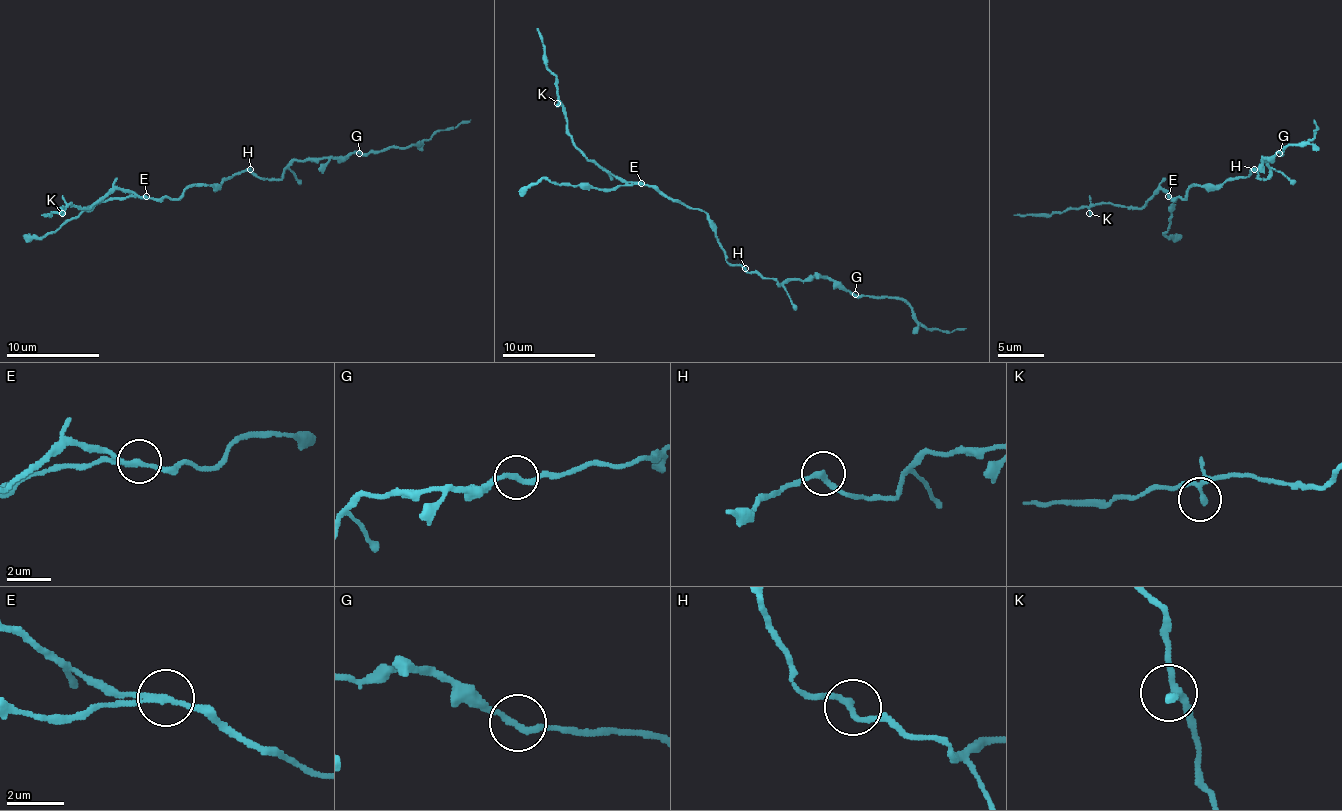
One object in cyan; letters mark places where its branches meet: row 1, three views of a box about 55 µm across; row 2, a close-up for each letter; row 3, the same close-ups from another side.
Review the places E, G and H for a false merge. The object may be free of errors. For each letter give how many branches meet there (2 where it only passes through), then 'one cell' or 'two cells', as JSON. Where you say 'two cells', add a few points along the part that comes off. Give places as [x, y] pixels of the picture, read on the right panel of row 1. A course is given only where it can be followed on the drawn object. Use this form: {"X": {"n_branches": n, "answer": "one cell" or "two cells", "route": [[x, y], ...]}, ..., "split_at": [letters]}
{"E": {"n_branches": 2, "answer": "two cells", "route": [[1168, 197], [1168, 192], [1158, 190], [1140, 208], [1093, 204], [1065, 208], [1049, 215], [1014, 215]]}, "G": {"n_branches": 2, "answer": "one cell"}, "H": {"n_branches": 2, "answer": "one cell"}, "split_at": ["E"]}

